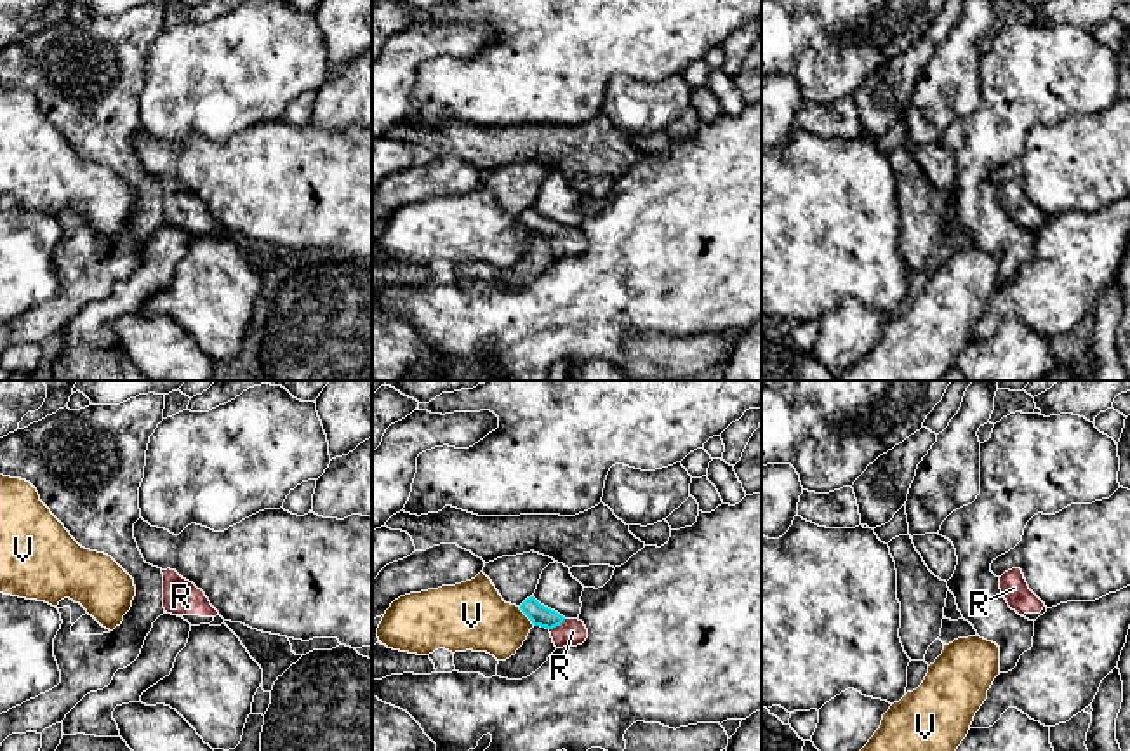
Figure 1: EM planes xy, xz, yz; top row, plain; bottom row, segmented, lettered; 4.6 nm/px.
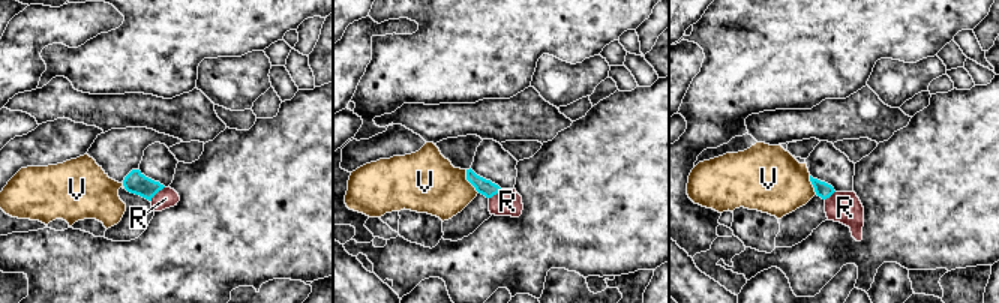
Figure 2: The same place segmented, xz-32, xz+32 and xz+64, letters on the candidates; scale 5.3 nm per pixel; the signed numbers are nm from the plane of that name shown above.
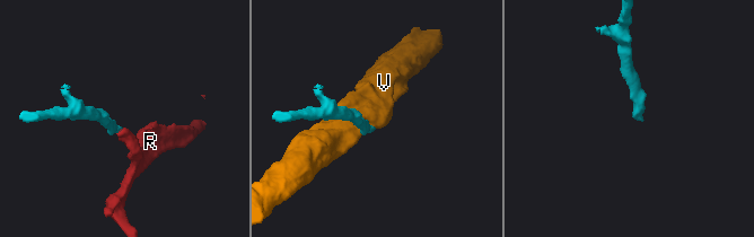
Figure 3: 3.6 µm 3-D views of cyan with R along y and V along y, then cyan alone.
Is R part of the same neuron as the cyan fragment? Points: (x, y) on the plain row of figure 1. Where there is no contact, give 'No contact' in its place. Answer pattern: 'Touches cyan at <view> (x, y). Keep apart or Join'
Touches cyan at xz (557, 235). Join

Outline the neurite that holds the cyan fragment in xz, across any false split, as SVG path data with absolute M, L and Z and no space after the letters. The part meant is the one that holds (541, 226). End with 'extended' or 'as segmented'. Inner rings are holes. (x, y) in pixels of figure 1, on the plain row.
M534 207L527 209L520 221L532 231L534 236L546 238L551 243L556 259L582 256L588 249L588 240L579 229L565 229L558 223L541 216Z; extended

